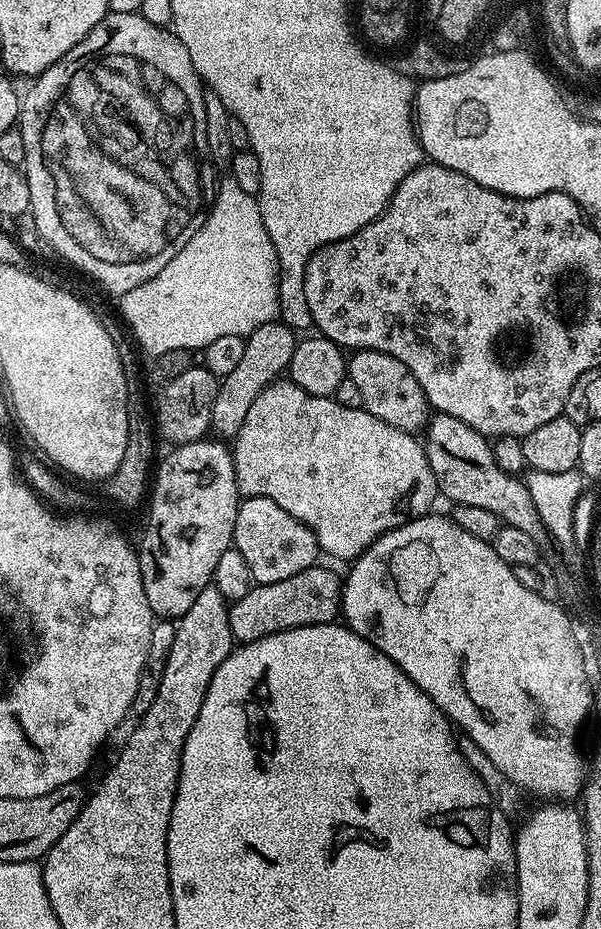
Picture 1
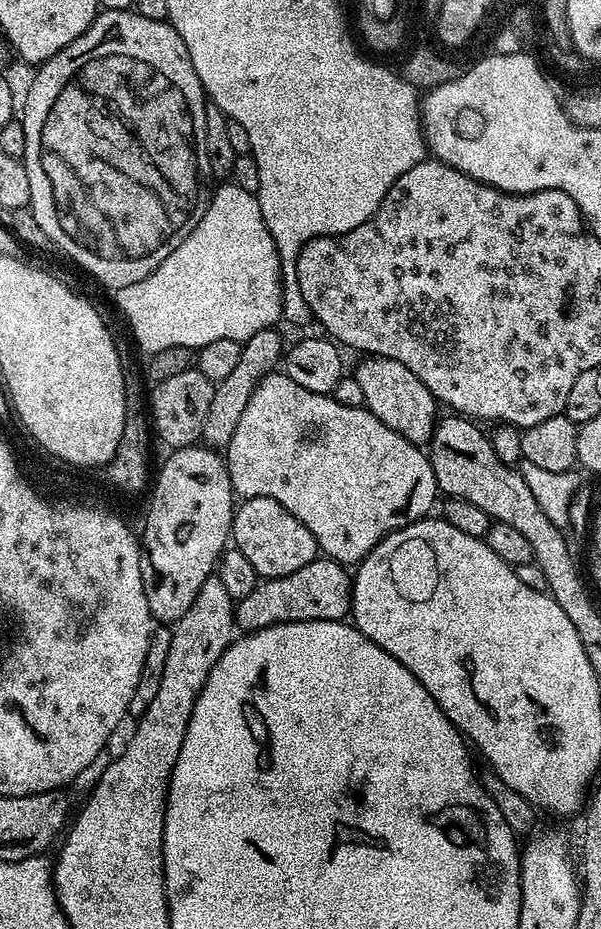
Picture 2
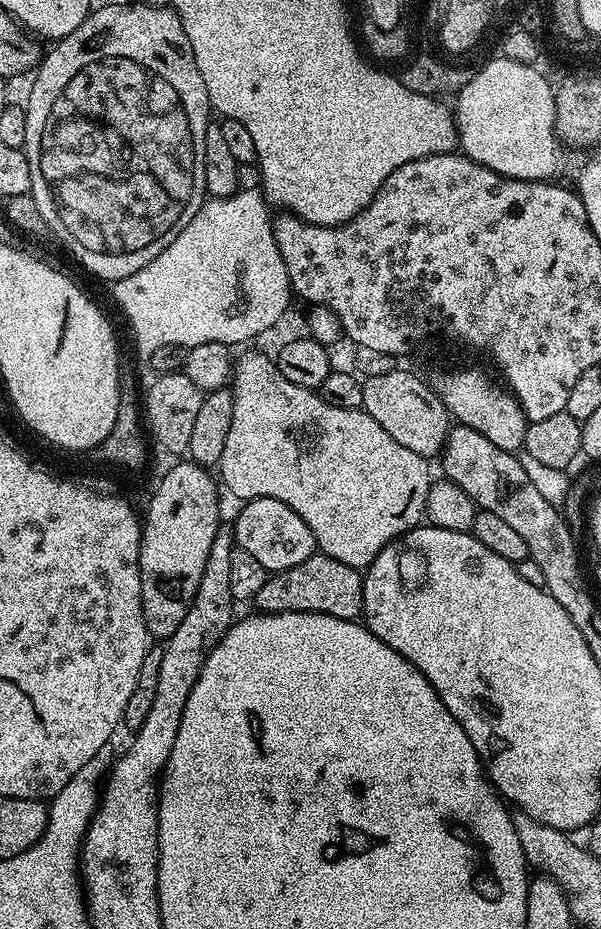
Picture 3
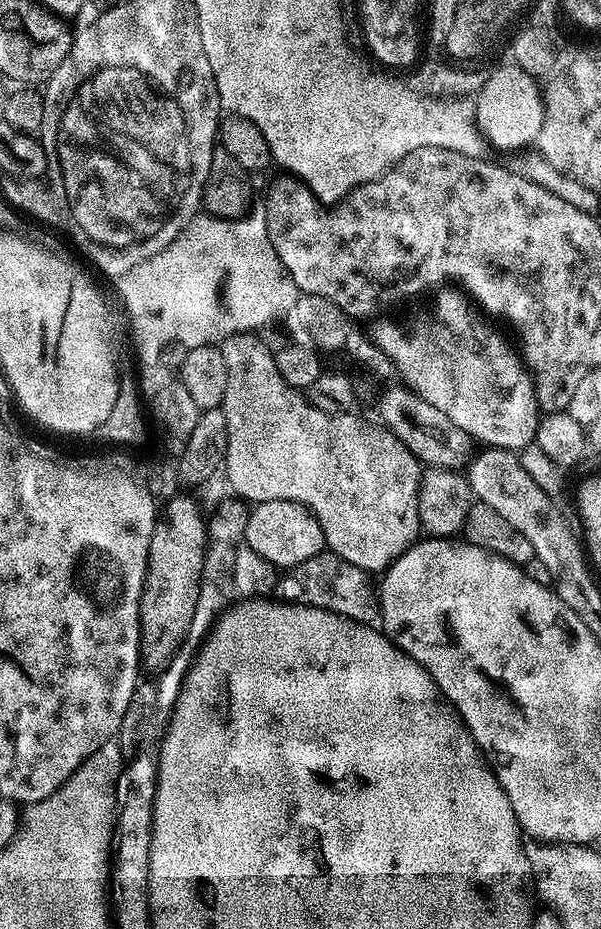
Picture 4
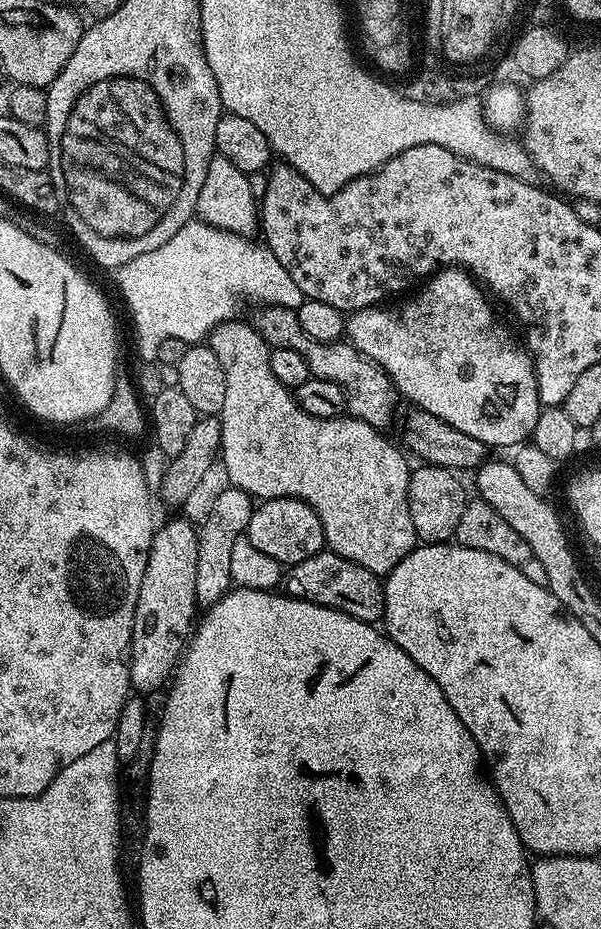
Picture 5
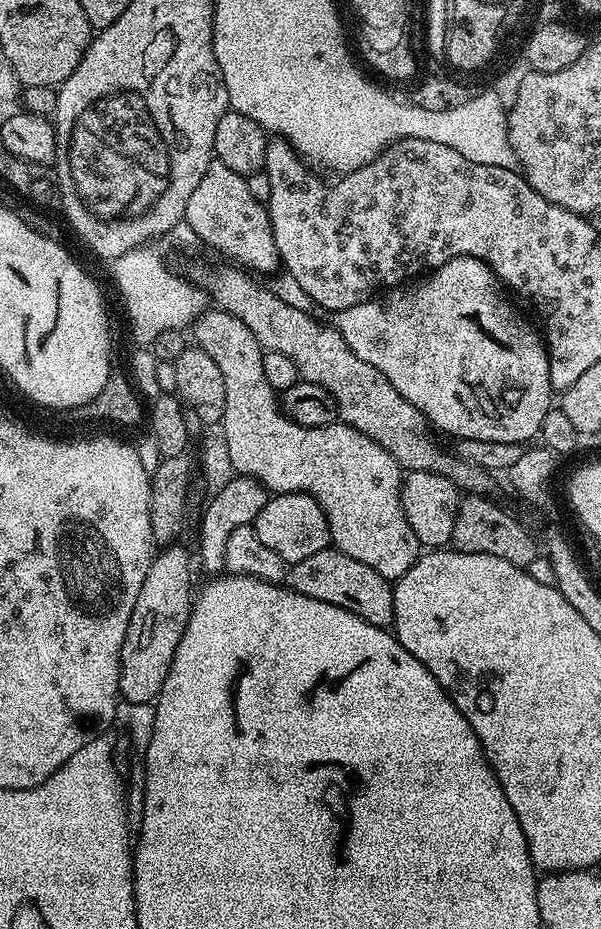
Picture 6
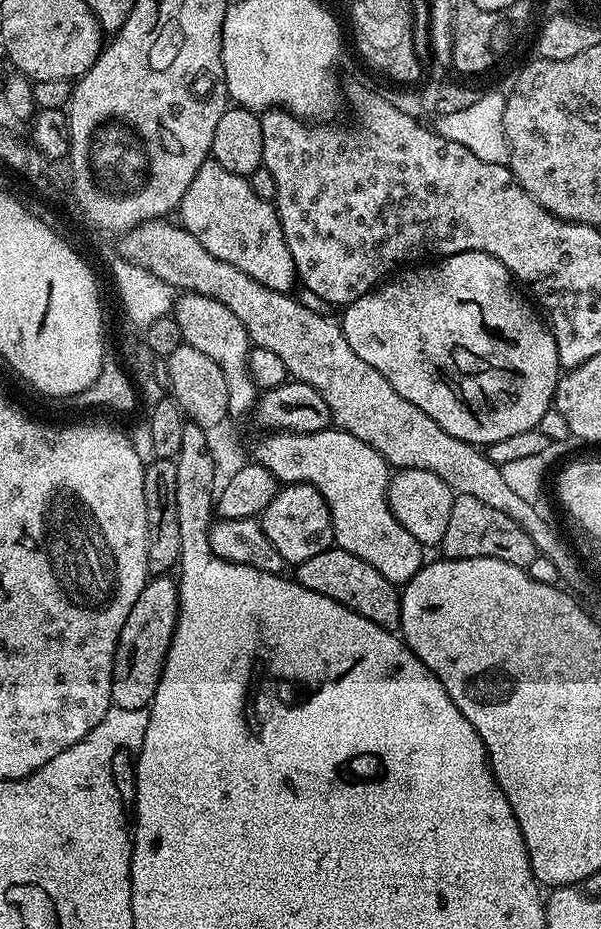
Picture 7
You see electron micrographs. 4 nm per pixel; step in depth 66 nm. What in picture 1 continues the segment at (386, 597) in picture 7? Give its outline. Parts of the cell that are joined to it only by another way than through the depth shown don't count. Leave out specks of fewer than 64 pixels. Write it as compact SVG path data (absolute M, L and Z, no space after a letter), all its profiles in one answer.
M313 566L282 582L256 584L250 594L231 601L228 606L233 641L249 644L258 638L278 634L298 626L331 624L342 612L342 580L328 568Z

